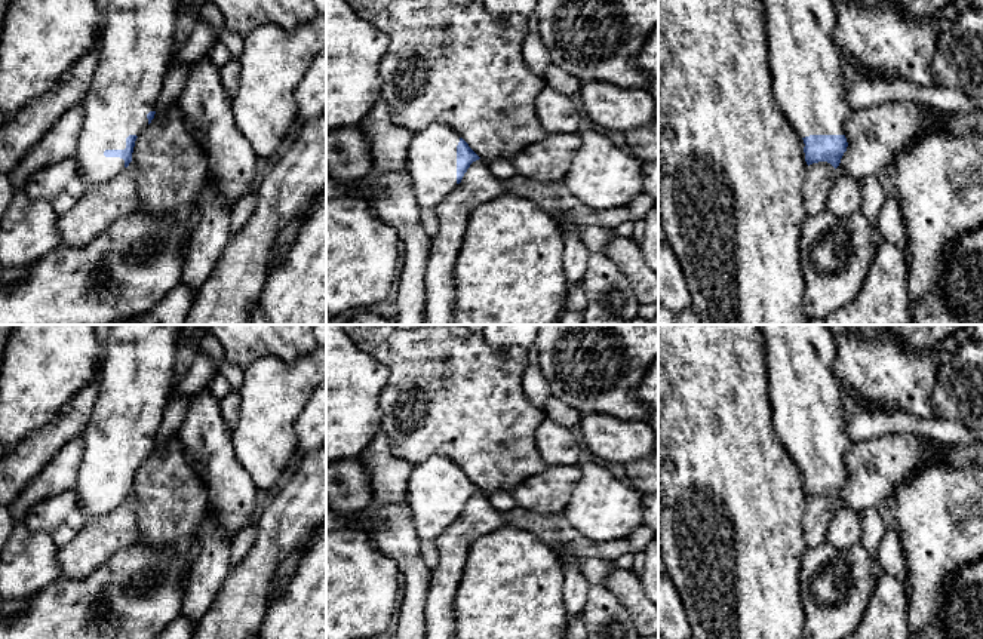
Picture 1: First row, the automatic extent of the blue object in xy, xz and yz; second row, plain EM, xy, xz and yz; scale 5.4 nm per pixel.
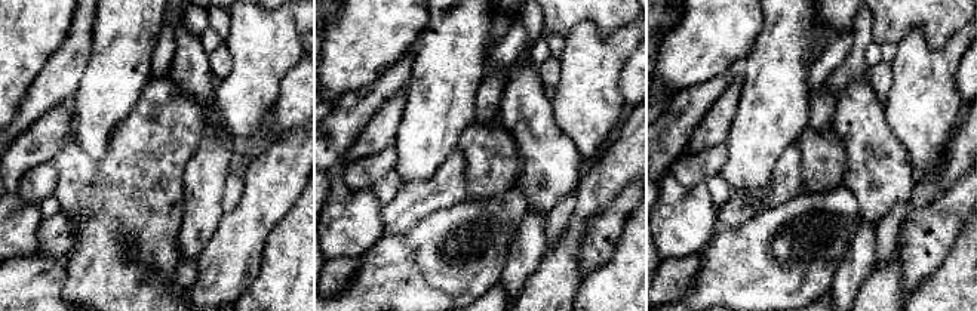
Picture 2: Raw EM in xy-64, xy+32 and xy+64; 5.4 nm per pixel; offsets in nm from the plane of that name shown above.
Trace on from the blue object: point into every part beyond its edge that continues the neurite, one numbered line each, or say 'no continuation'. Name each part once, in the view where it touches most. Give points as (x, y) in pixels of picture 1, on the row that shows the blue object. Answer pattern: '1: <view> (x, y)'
1: xy (137, 42)

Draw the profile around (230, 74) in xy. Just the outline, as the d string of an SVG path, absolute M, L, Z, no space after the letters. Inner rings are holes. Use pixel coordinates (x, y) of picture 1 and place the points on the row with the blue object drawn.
M230 58L230 61L219 70L219 77L227 95L231 98L237 92L242 77L239 61Z

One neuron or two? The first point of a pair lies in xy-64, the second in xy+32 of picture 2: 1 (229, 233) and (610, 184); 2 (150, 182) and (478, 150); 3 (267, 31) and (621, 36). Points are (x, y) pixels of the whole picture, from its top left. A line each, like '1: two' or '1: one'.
1: one
2: one
3: one

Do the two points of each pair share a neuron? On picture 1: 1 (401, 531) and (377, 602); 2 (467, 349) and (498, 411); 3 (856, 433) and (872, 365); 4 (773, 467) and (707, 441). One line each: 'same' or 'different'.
1: different
2: same
3: different
4: same

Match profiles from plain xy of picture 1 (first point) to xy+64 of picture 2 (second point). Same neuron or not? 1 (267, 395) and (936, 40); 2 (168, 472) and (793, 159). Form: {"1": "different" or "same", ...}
{"1": "different", "2": "different"}

